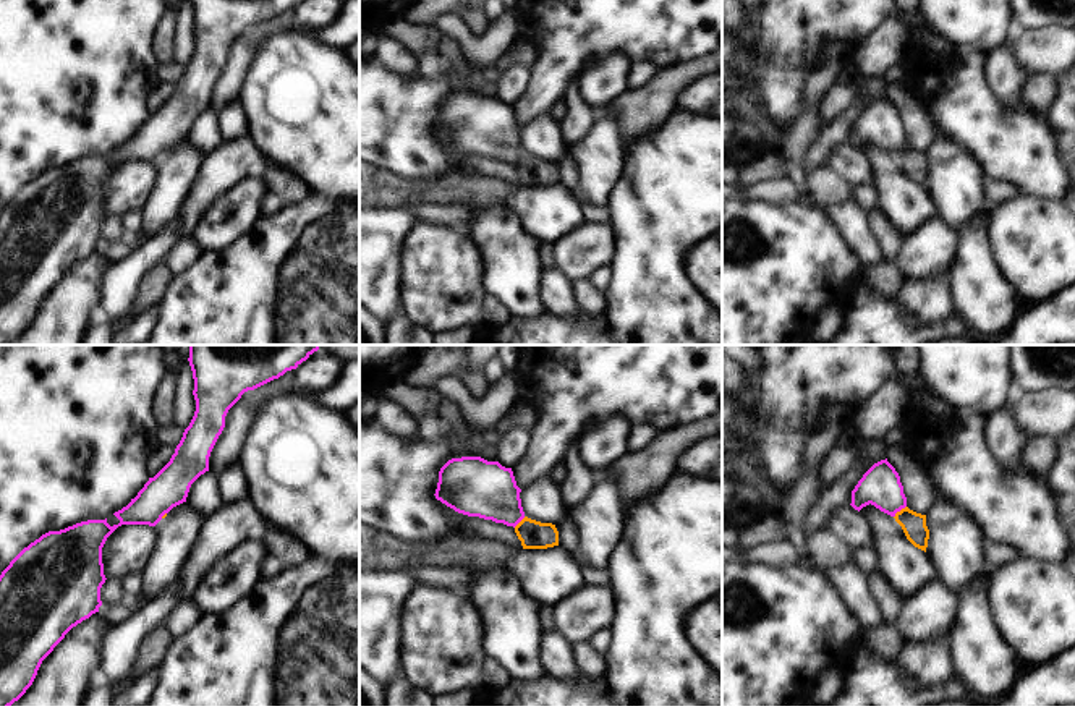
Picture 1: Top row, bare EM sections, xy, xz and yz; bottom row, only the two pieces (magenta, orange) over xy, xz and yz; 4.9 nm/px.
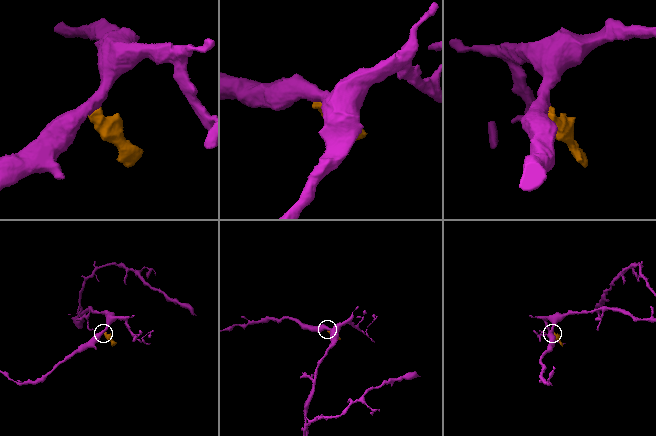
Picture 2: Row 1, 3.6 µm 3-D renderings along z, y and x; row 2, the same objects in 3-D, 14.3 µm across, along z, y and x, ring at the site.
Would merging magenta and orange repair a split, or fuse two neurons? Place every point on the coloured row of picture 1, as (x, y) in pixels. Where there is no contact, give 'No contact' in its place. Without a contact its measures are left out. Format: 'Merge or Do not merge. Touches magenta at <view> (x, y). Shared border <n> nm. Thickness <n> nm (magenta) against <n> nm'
Do not merge. Touches magenta at yz (899, 510). Shared border 90 nm. Thickness 200 nm (magenta) against 120 nm.

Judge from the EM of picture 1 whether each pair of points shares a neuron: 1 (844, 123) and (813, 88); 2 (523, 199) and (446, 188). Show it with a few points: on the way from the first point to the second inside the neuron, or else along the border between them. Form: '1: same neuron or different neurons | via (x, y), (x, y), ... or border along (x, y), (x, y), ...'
1: different neurons | border along (823, 125), (810, 148), (808, 161)
2: different neurons | border along (512, 191), (505, 199)

